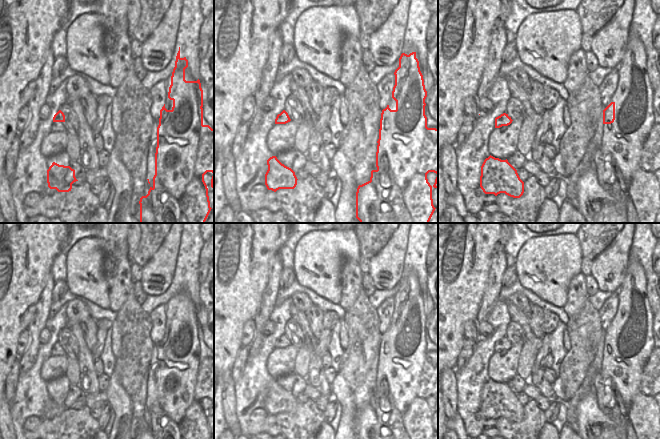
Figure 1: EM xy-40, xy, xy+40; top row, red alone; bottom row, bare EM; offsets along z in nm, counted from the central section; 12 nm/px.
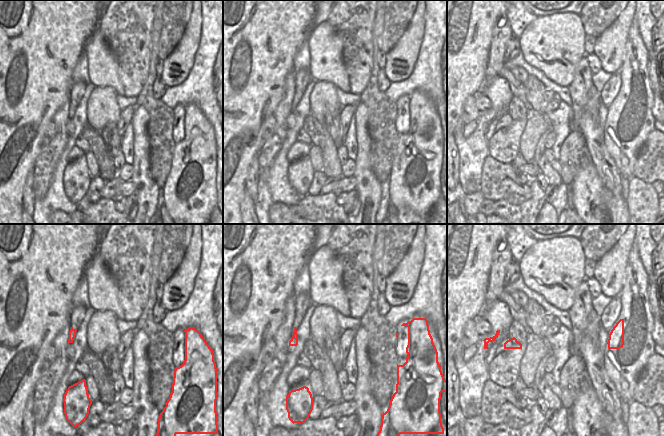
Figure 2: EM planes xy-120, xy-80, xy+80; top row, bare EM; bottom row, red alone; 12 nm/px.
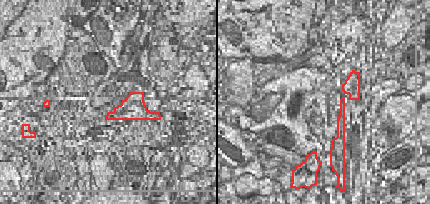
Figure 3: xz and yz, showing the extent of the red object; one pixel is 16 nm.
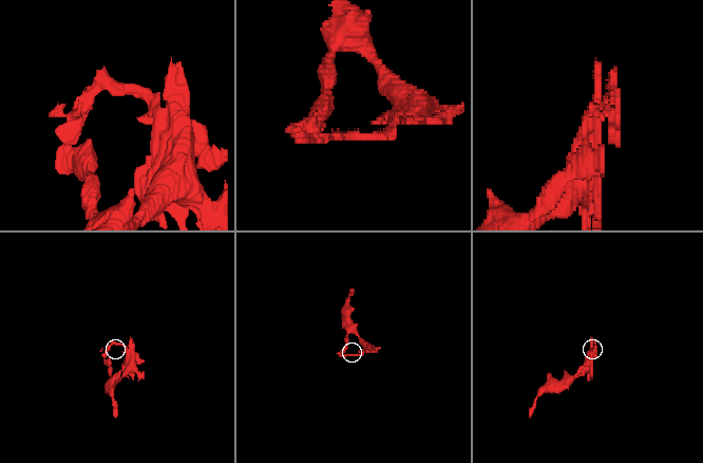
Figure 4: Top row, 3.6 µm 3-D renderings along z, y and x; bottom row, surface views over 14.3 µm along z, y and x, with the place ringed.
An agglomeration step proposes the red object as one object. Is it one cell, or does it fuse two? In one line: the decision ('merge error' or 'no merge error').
merge error

